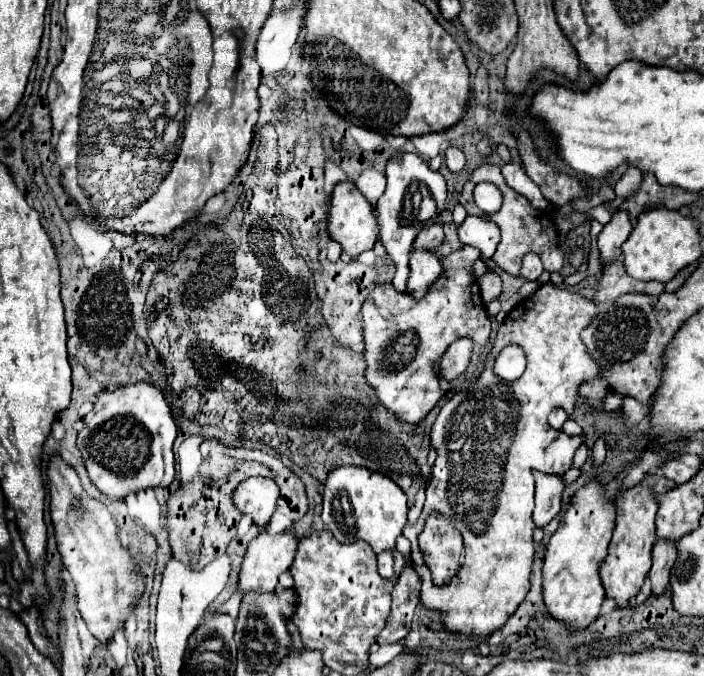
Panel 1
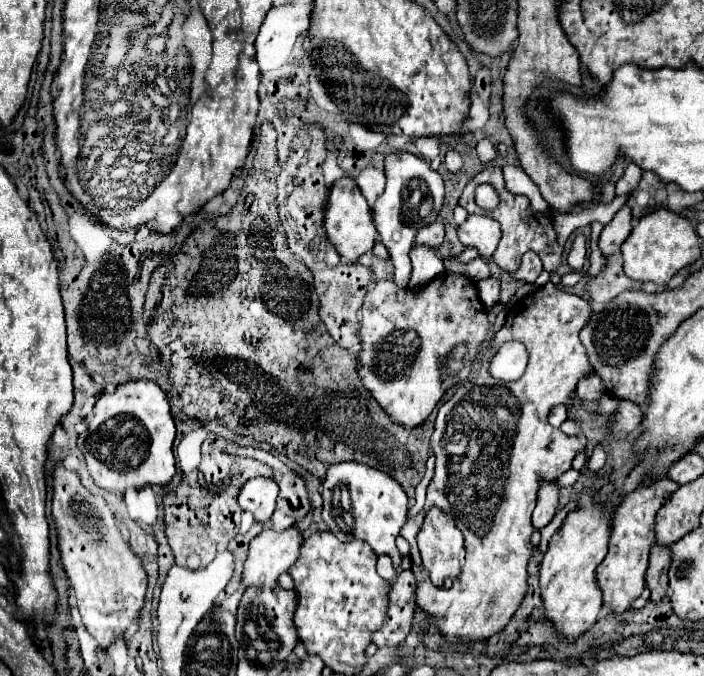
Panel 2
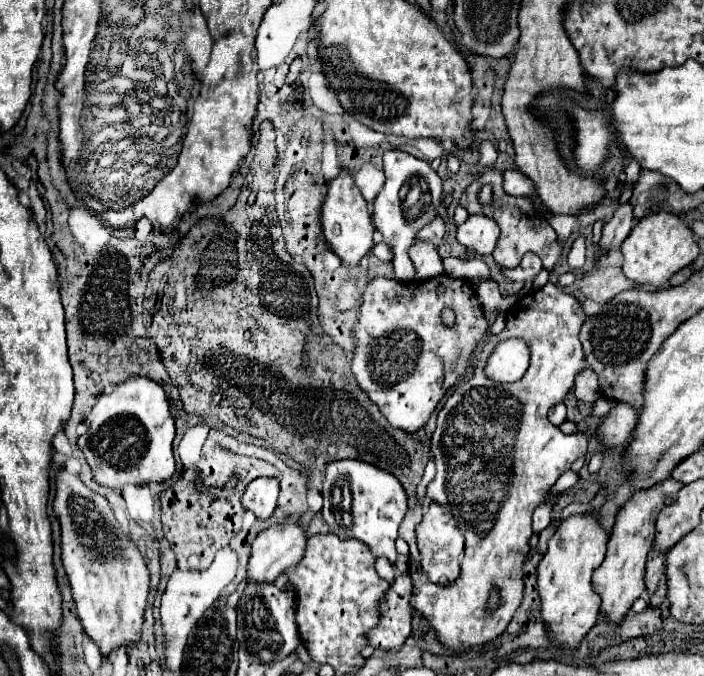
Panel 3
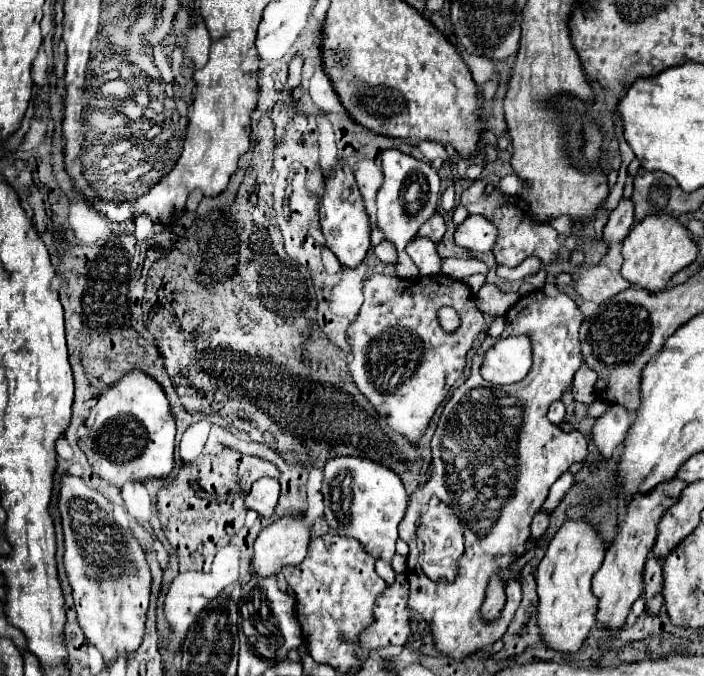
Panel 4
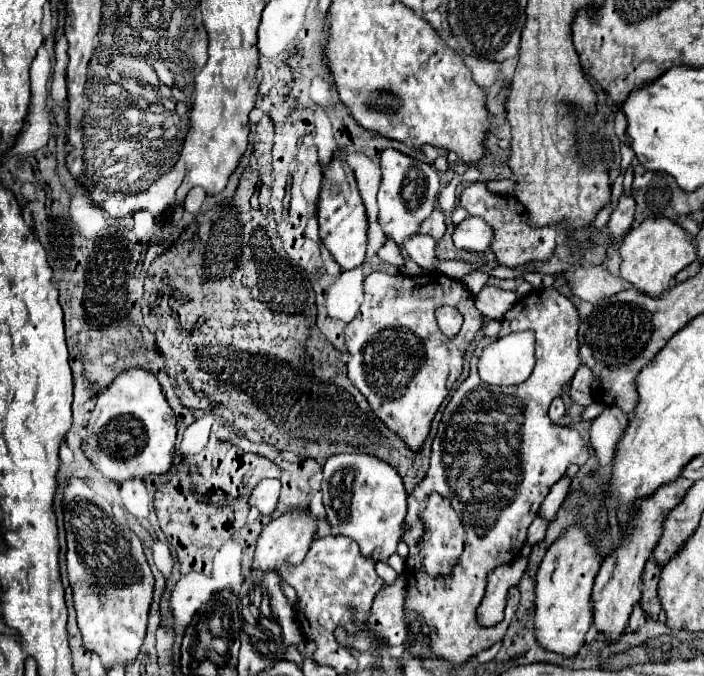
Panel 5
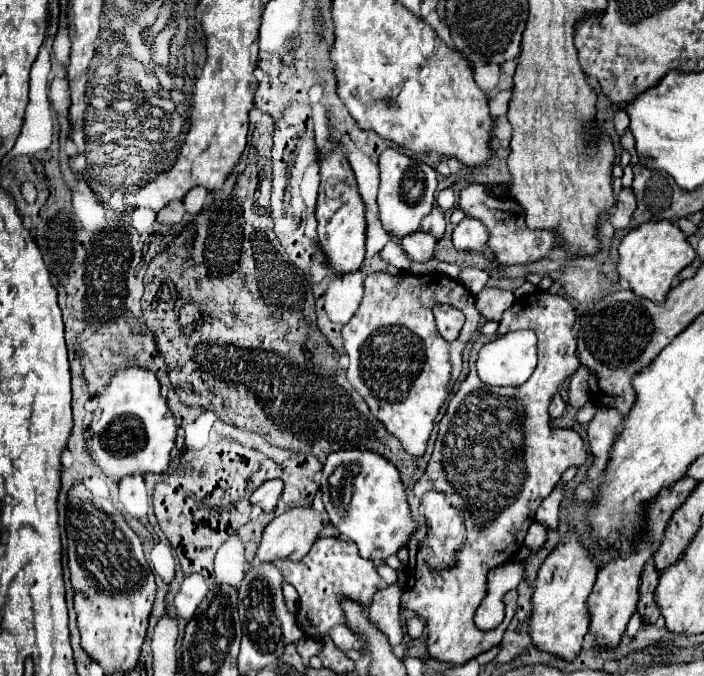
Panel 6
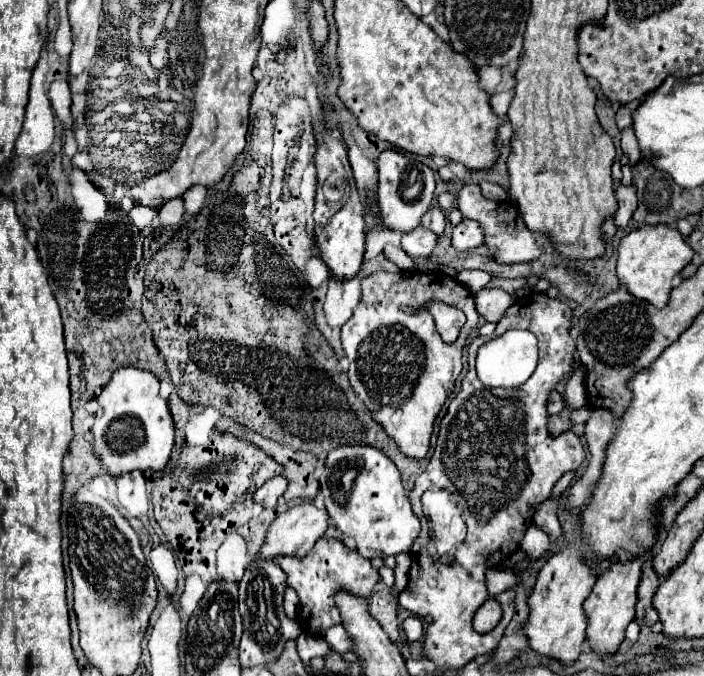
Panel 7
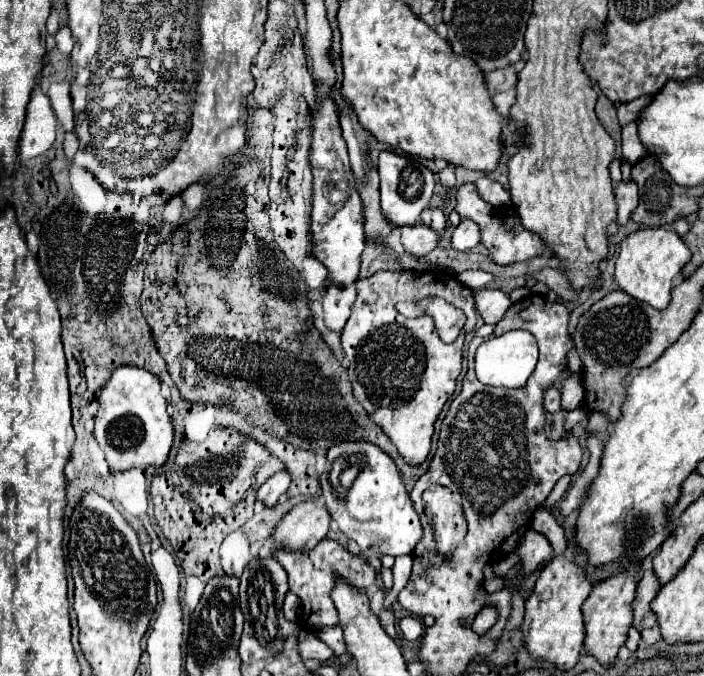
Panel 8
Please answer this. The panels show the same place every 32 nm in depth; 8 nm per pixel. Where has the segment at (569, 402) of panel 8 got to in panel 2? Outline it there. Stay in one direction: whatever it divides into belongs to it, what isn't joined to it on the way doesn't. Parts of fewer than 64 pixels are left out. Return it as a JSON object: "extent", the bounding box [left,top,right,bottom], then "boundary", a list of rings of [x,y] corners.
{"extent":[576,376,606,400],"boundary":[[[588,376],[586,380],[580,380],[576,394],[582,400],[600,400],[606,392],[604,392],[604,384],[602,384],[600,376]]]}

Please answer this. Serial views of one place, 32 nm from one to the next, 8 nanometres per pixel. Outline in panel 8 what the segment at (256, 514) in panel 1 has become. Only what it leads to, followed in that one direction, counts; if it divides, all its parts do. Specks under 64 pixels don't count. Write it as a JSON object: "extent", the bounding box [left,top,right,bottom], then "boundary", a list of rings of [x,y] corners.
{"extent":[256,472,290,508],"boundary":[[[278,472],[272,478],[268,478],[264,486],[260,486],[260,490],[256,492],[256,500],[272,508],[278,502],[278,498],[288,490],[288,486],[290,486],[290,476],[286,472]]]}

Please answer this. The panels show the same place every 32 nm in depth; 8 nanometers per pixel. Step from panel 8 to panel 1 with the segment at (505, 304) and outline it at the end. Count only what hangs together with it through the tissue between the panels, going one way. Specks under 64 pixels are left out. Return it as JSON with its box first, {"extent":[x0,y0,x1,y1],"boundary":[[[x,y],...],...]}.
{"extent":[478,268,502,302],"boundary":[[[488,268],[486,274],[482,274],[478,278],[478,286],[480,286],[480,294],[482,294],[484,302],[490,302],[490,300],[498,298],[502,292],[502,278],[492,268]]]}

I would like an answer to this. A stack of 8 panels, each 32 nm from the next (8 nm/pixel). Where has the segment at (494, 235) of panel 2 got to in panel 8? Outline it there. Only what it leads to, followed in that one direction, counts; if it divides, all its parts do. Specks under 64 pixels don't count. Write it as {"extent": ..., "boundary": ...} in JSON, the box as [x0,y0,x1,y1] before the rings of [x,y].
{"extent":[452,218,480,250],"boundary":[[[462,218],[462,222],[452,232],[452,246],[456,250],[472,250],[478,246],[480,240],[480,226],[474,220]]]}

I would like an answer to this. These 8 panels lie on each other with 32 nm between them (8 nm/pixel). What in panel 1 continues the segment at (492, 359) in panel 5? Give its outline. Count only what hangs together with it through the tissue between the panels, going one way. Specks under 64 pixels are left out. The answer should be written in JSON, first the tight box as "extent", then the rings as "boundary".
{"extent":[494,346,526,380],"boundary":[[[508,346],[500,352],[494,364],[494,374],[502,380],[516,380],[526,368],[524,352],[518,346]]]}

